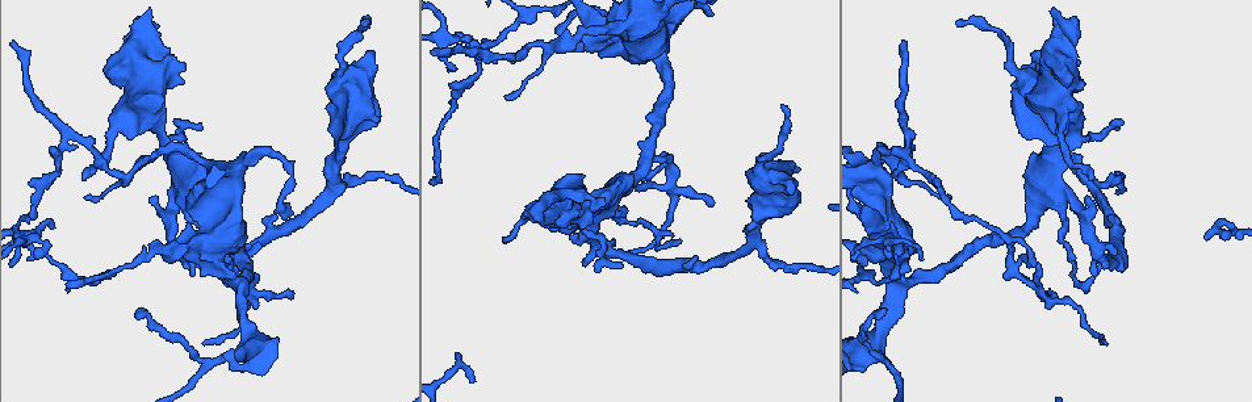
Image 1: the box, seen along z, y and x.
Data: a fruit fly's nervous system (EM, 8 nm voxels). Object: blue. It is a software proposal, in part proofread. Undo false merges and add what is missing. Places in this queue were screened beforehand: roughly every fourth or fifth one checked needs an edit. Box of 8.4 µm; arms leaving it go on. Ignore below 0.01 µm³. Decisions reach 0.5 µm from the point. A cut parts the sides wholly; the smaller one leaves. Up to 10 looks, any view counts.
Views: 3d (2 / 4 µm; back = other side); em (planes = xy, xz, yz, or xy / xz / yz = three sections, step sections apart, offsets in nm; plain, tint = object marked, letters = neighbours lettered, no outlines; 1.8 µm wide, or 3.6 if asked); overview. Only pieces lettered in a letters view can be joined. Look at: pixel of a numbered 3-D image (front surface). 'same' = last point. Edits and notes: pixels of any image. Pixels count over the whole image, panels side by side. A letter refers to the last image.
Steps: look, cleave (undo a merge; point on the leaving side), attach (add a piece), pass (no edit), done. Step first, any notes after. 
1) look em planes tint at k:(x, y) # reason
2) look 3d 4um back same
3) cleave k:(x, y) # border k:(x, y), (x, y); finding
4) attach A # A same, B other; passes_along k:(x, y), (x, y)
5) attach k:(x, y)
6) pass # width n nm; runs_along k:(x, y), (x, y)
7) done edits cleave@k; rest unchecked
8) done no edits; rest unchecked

look em planes letters at 1:(905, 284) # three arms meet

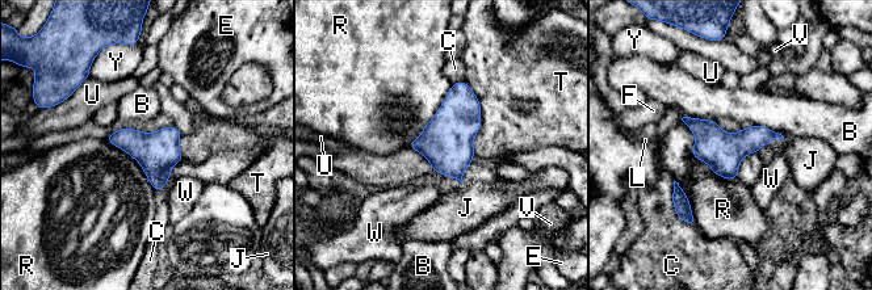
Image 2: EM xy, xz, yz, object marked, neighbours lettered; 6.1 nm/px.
pass # B other, C other, E other, F other, J other, L other, R other, T other, U other, V other, W other, Y other; border 2:(678, 120), (696, 158), (737, 177); all the same neuron

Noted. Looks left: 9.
look em planes tint at 1:(138, 313) # tapers out

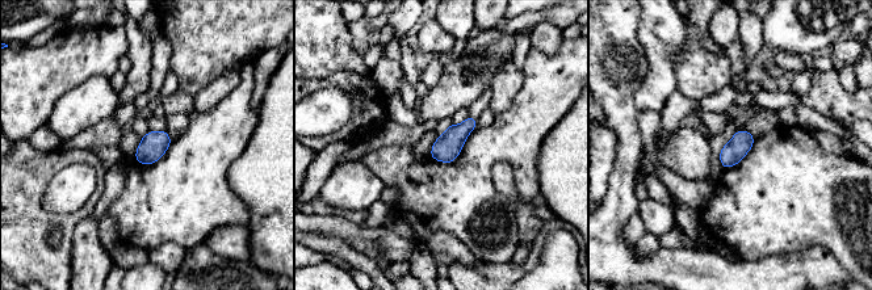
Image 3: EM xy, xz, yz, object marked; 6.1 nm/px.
look em planes letters same # what lies round it

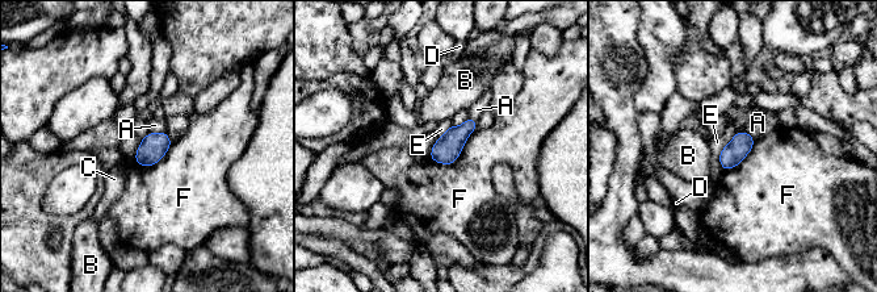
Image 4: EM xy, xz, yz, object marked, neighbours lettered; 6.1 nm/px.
pass # A other, B other, C other, D other, E other, F other; border 4:(739, 130), (720, 154), (722, 170); none of them fits

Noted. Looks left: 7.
look em xy step 8 tint at 1:(1038, 291) # sharp bend

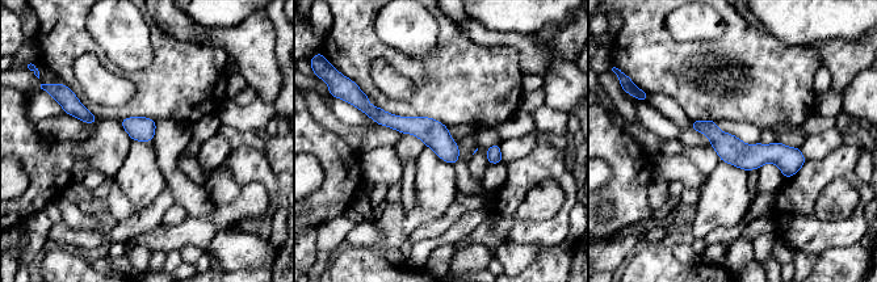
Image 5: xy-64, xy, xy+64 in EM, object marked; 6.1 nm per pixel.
look em yz step 16 letters same

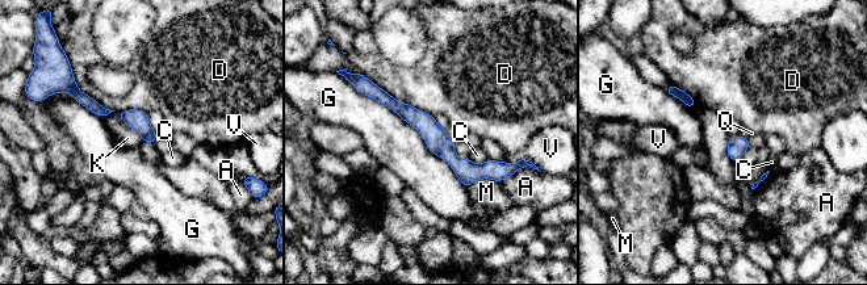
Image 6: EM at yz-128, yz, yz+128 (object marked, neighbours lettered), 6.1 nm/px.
pass # A other, C other, D other, G other, K other, M other, Q other, V other; runs_along 6:(371, 88), (465, 170), (505, 166); all the same neuron

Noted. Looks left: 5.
look em xy step 16 tint at 1:(1061, 30) # sudden change in width

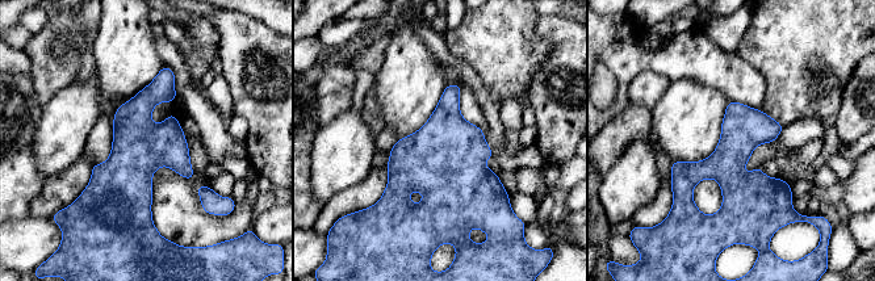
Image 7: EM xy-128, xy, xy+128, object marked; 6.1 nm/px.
look em planes letters same

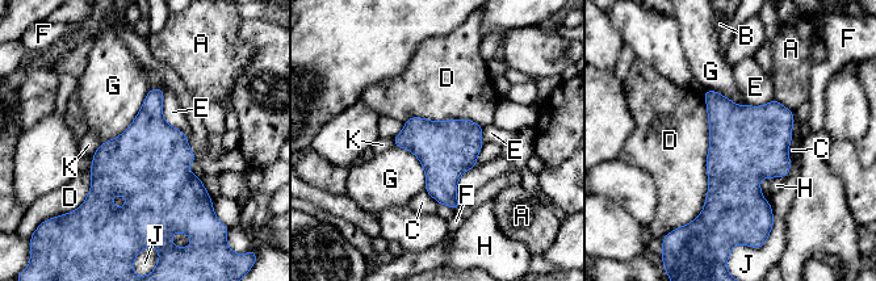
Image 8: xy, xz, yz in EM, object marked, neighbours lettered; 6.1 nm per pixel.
pass # A other, B other, C other, D other, E other, F other, G other, H other, J other, K other; border 8:(149, 91), (133, 121), (100, 145); one neuron here

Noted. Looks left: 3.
done no edits; rest unchecked

